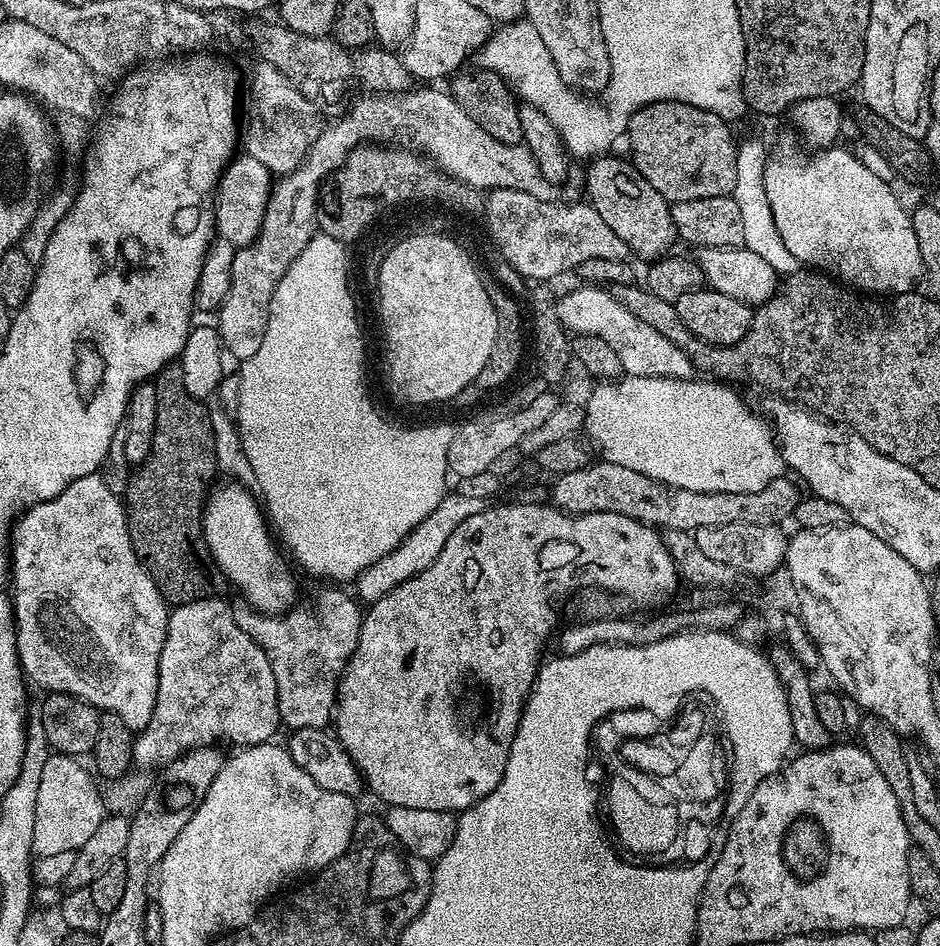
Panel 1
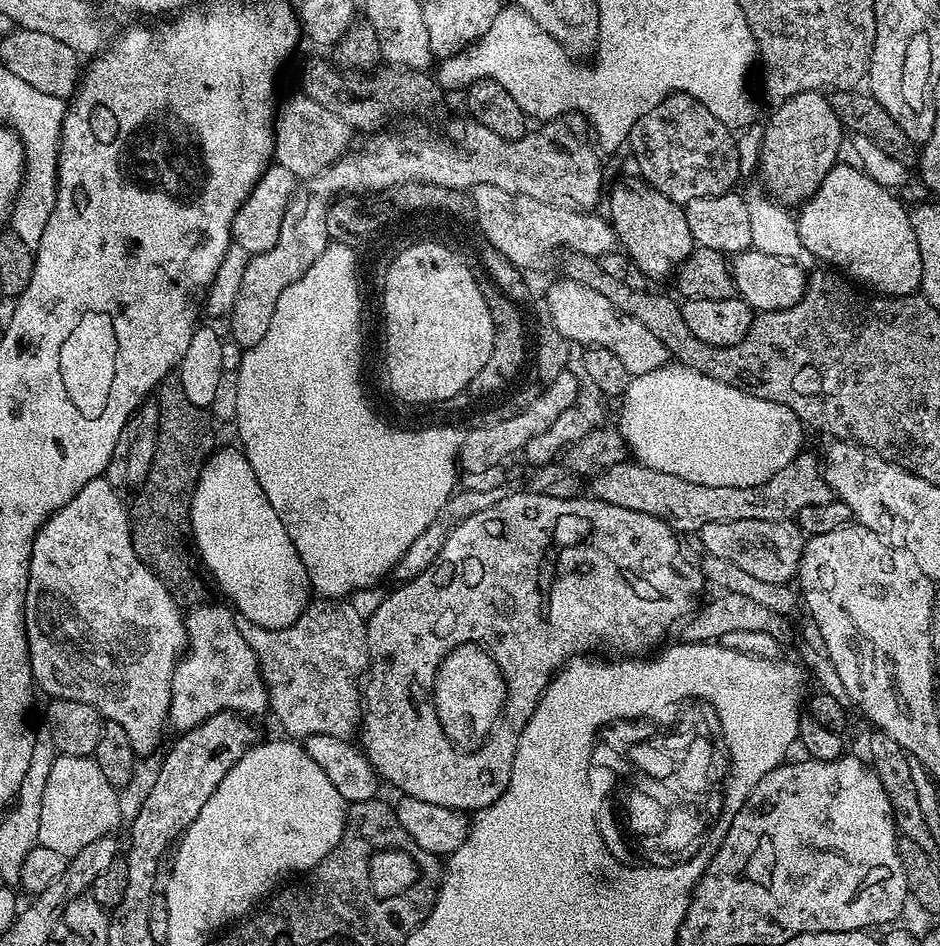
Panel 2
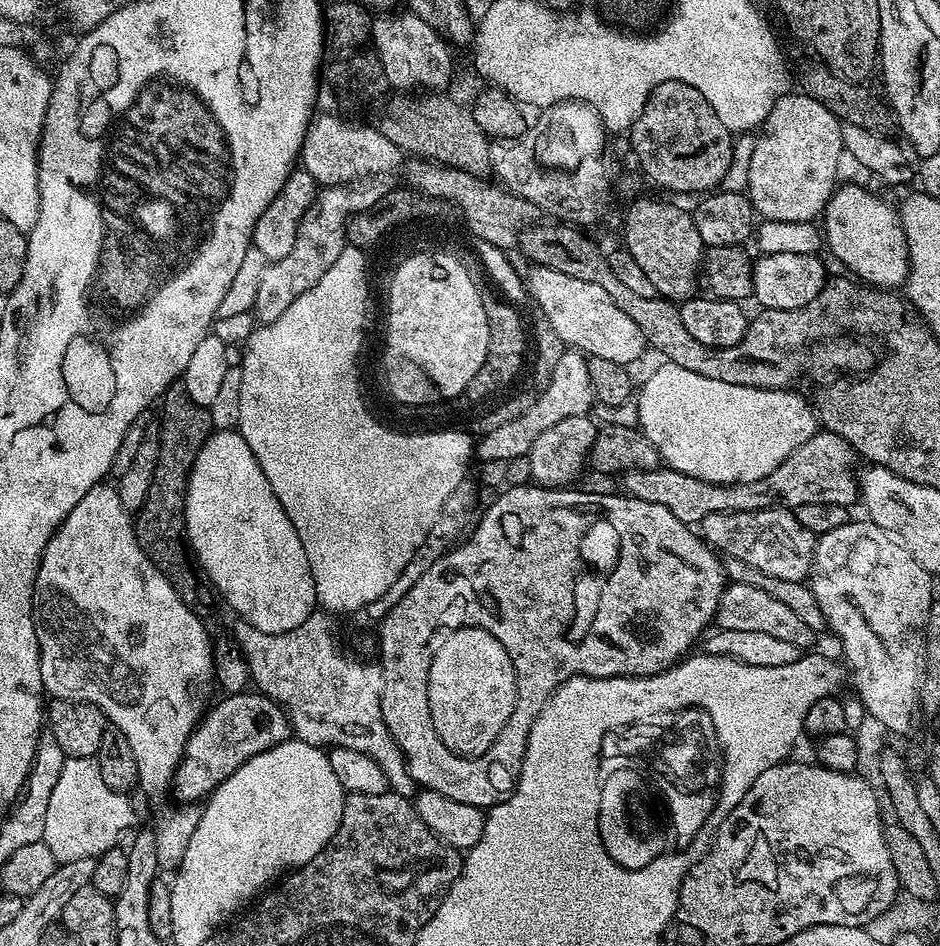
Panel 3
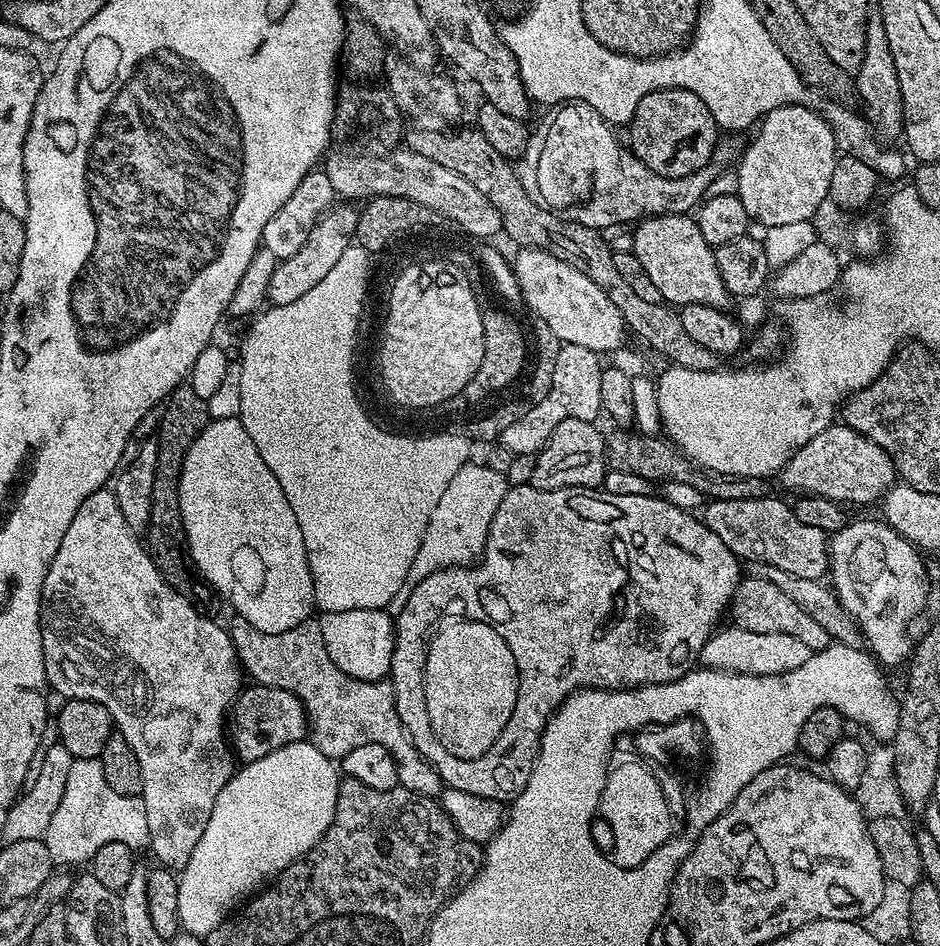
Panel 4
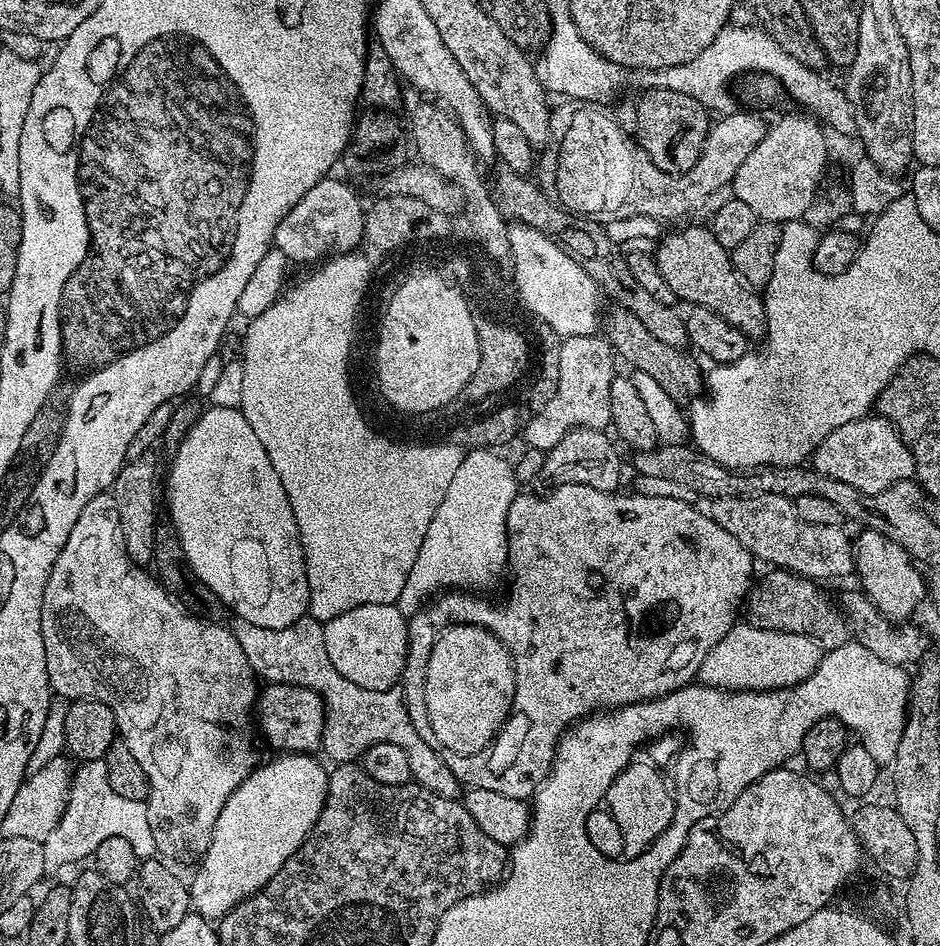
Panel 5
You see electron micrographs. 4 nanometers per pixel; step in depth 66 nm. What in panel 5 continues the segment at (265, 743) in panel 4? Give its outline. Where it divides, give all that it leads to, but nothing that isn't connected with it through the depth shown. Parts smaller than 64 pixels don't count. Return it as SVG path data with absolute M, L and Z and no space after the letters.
M265 683L258 692L258 724L281 753L312 754L324 743L324 703L318 693L301 684Z

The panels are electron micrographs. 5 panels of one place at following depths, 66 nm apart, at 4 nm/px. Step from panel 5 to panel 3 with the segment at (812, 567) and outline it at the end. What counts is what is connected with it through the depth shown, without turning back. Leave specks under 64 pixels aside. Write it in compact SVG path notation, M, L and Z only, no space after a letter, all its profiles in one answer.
M763 508L753 512L723 512L706 514L698 525L698 531L717 553L727 559L737 559L754 566L754 570L782 578L789 582L807 581L812 570L812 559L816 553L817 537L802 522L798 522L795 511L787 508Z

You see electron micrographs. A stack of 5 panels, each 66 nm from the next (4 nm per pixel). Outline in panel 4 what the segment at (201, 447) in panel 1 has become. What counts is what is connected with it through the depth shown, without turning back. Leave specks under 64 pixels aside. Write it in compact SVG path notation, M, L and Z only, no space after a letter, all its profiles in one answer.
M185 382L171 392L163 408L164 417L160 420L160 433L155 433L154 436L158 446L158 466L154 466L154 494L150 498L150 518L146 529L148 557L175 592L182 594L182 598L186 598L186 602L190 602L194 610L198 610L203 616L211 617L216 604L218 605L218 597L192 561L180 509L182 462L194 438L198 438L200 431L208 425L208 401L198 398L191 383Z

